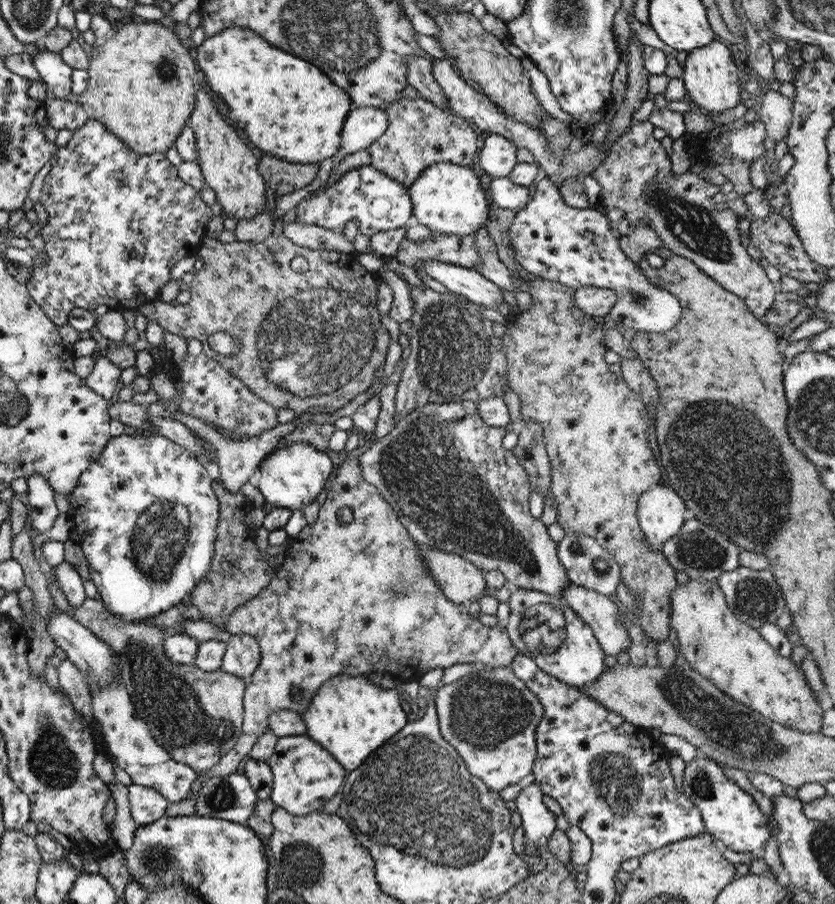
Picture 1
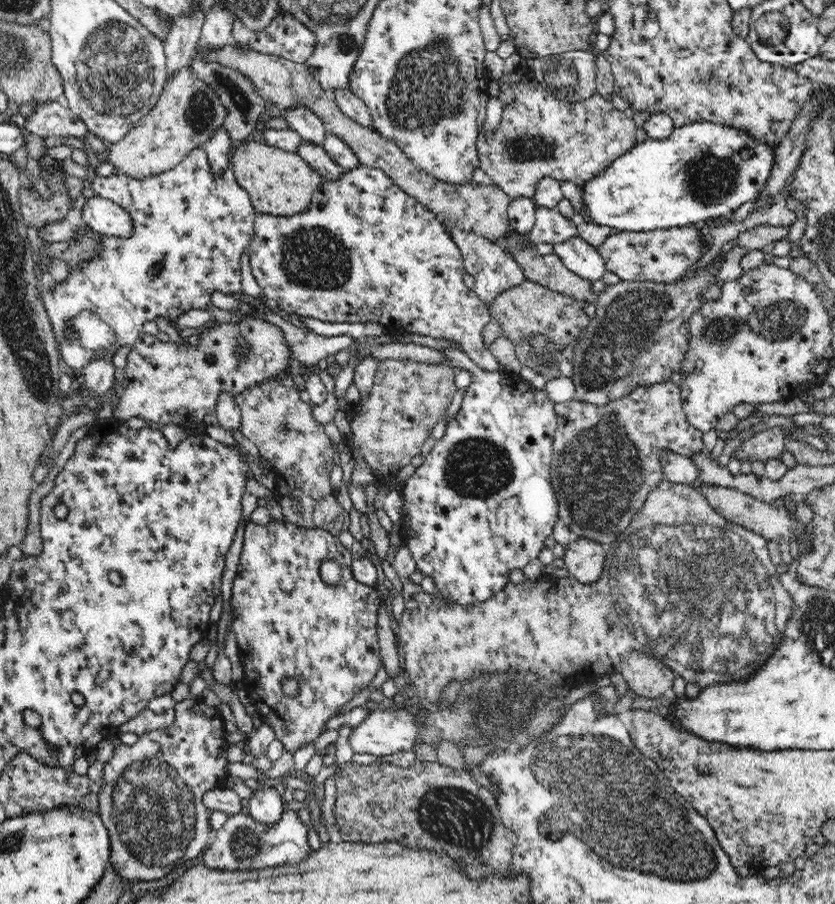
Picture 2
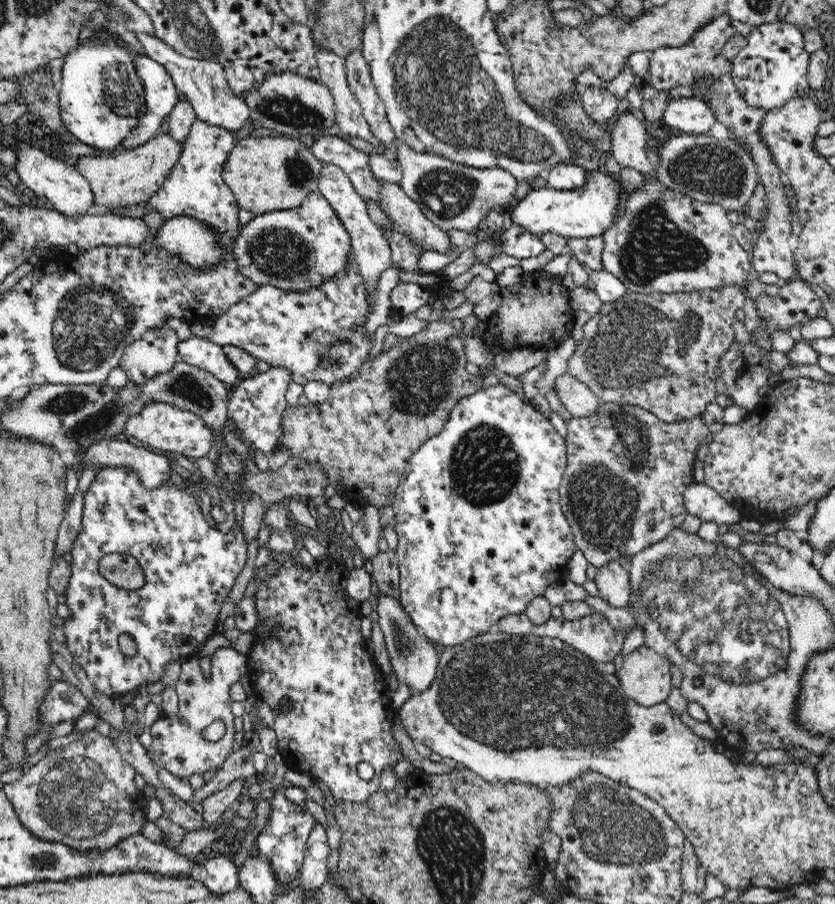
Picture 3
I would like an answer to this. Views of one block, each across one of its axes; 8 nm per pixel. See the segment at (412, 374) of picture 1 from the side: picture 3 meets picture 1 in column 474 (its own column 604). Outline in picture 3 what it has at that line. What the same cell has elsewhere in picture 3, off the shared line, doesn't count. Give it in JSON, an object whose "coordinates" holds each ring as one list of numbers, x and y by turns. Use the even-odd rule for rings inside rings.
{"coordinates":[[728,286,719,291,649,295,629,291,617,301,603,304,600,312,584,325,584,340,569,360,568,373,587,384,604,403,644,408,664,423,700,417,717,396,715,384,721,372,719,364,735,341,732,324,746,300,743,289]]}

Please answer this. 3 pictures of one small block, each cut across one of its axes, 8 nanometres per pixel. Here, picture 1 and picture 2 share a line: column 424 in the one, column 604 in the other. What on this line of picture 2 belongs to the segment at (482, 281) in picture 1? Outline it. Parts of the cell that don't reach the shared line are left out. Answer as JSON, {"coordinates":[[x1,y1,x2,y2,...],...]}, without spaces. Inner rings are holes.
{"coordinates":[[576,236,554,246,553,252,570,271,590,283,600,281,607,271,605,260,597,248]]}

